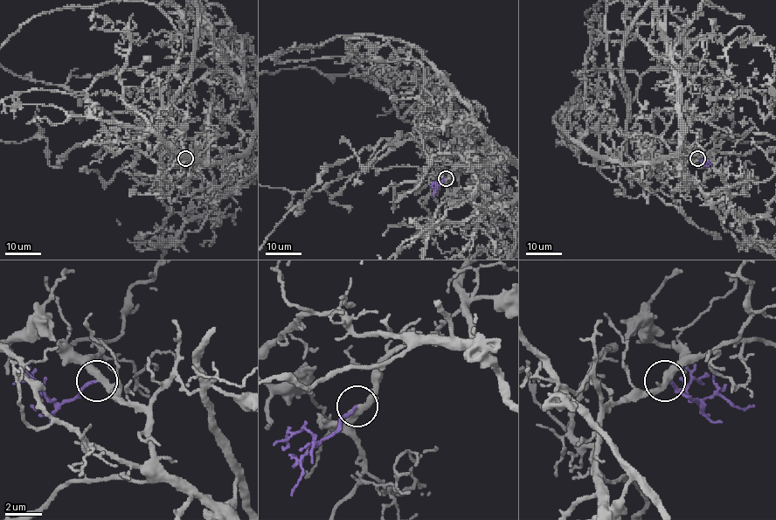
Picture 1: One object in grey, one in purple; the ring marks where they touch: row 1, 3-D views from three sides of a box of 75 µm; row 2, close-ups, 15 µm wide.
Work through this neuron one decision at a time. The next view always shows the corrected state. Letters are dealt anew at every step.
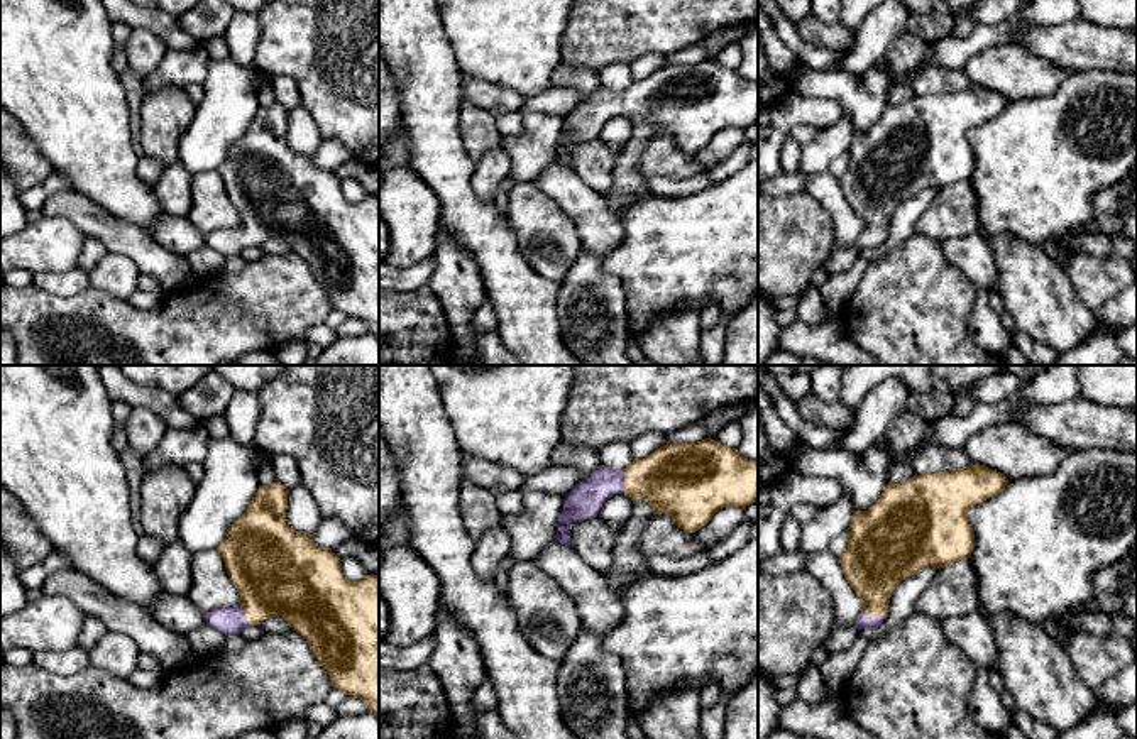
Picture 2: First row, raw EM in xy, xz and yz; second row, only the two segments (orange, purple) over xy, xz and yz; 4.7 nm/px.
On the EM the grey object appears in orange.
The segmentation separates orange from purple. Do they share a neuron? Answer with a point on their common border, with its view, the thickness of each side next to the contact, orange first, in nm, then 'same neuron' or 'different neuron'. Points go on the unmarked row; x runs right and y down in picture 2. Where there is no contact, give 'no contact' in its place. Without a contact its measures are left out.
contact yz (873, 237); calibres 300 and 70 nm; same neuron

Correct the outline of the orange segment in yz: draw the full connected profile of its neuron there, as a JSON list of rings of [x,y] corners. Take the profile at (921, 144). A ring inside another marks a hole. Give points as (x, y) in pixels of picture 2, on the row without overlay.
[[[985,86],[920,95],[888,107],[868,132],[856,132],[839,184],[863,222],[860,250],[876,250],[895,208],[924,189],[971,179],[975,152],[968,130],[1000,115],[1008,100]]]

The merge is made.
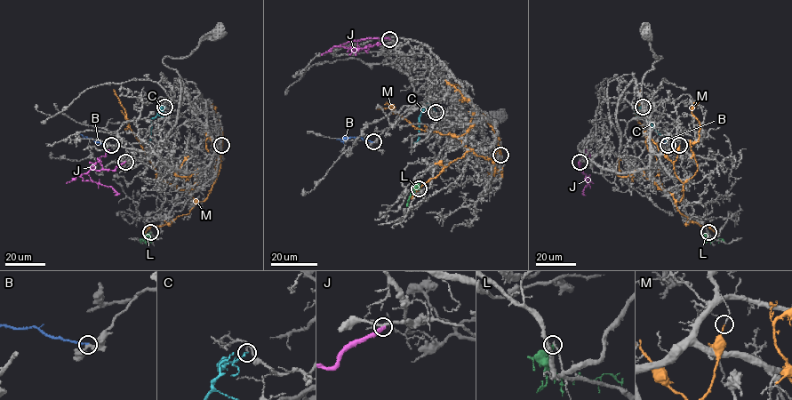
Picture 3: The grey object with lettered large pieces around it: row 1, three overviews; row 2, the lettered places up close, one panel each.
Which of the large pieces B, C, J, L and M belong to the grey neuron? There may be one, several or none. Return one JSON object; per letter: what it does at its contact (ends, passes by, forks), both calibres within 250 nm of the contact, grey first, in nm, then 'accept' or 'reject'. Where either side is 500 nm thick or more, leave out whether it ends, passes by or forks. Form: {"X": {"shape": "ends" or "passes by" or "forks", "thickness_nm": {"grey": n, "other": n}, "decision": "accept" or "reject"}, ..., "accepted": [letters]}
{"B": {"shape": "ends", "thickness_nm": {"grey": 260, "other": 170}, "decision": "reject"}, "C": {"shape": "ends", "thickness_nm": {"grey": 110, "other": 110}, "decision": "reject"}, "J": {"shape": "ends", "thickness_nm": {"grey": 200, "other": 320}, "decision": "reject"}, "L": {"shape": "ends", "thickness_nm": {"grey": 160, "other": 280}, "decision": "reject"}, "M": {"shape": "ends", "thickness_nm": {"grey": 110, "other": 120}, "decision": "reject"}, "accepted": []}

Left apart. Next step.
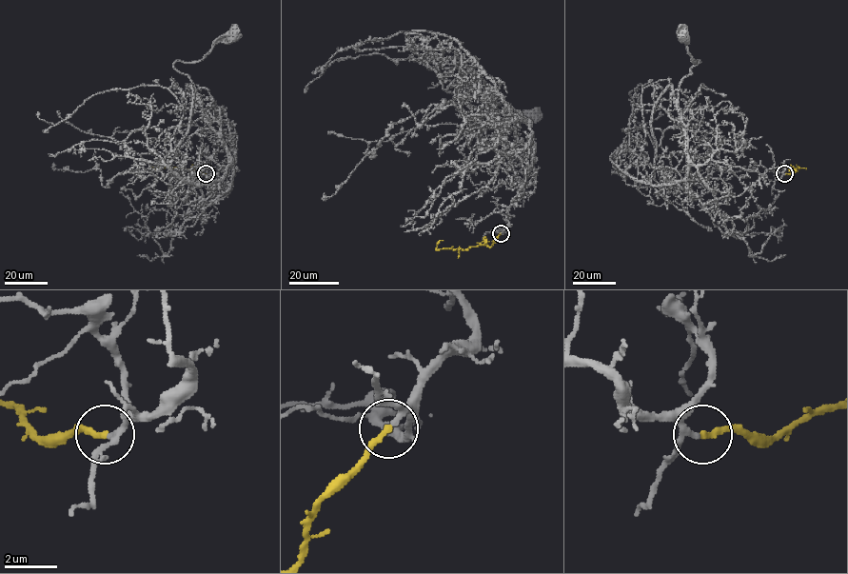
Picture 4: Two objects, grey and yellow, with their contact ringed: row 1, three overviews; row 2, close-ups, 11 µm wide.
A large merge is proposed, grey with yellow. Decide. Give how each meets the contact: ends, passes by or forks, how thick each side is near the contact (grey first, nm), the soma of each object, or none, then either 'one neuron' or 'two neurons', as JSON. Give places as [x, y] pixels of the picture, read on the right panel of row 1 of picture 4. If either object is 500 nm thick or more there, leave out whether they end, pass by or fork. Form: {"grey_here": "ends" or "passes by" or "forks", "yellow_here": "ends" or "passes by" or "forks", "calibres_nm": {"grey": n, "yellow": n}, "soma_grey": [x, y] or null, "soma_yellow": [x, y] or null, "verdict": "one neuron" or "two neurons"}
{"grey_here": "passes by", "yellow_here": "ends", "calibres_nm": {"grey": 190, "yellow": 240}, "soma_grey": [683, 35], "soma_yellow": null, "verdict": "one neuron"}

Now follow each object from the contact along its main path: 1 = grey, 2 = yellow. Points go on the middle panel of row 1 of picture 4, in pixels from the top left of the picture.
1: (501, 232), (509, 224), (501, 211), (531, 166), (532, 131), (490, 108), (463, 126), (470, 132), (530, 117)
2: (501, 233), (491, 247), (481, 245), (465, 250), (438, 249), (436, 245), (443, 241)

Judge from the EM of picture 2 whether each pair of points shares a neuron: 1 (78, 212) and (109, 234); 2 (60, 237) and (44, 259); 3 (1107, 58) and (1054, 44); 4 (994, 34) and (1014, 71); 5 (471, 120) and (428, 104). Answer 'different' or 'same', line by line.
1: same
2: same
3: same
4: different
5: different

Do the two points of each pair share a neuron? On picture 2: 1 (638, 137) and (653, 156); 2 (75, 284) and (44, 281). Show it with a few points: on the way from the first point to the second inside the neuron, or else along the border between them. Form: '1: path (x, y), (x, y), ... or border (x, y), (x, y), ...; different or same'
1: border (652, 134), (638, 163), (638, 169), (647, 178); different
2: path (68, 283), (51, 281); same

